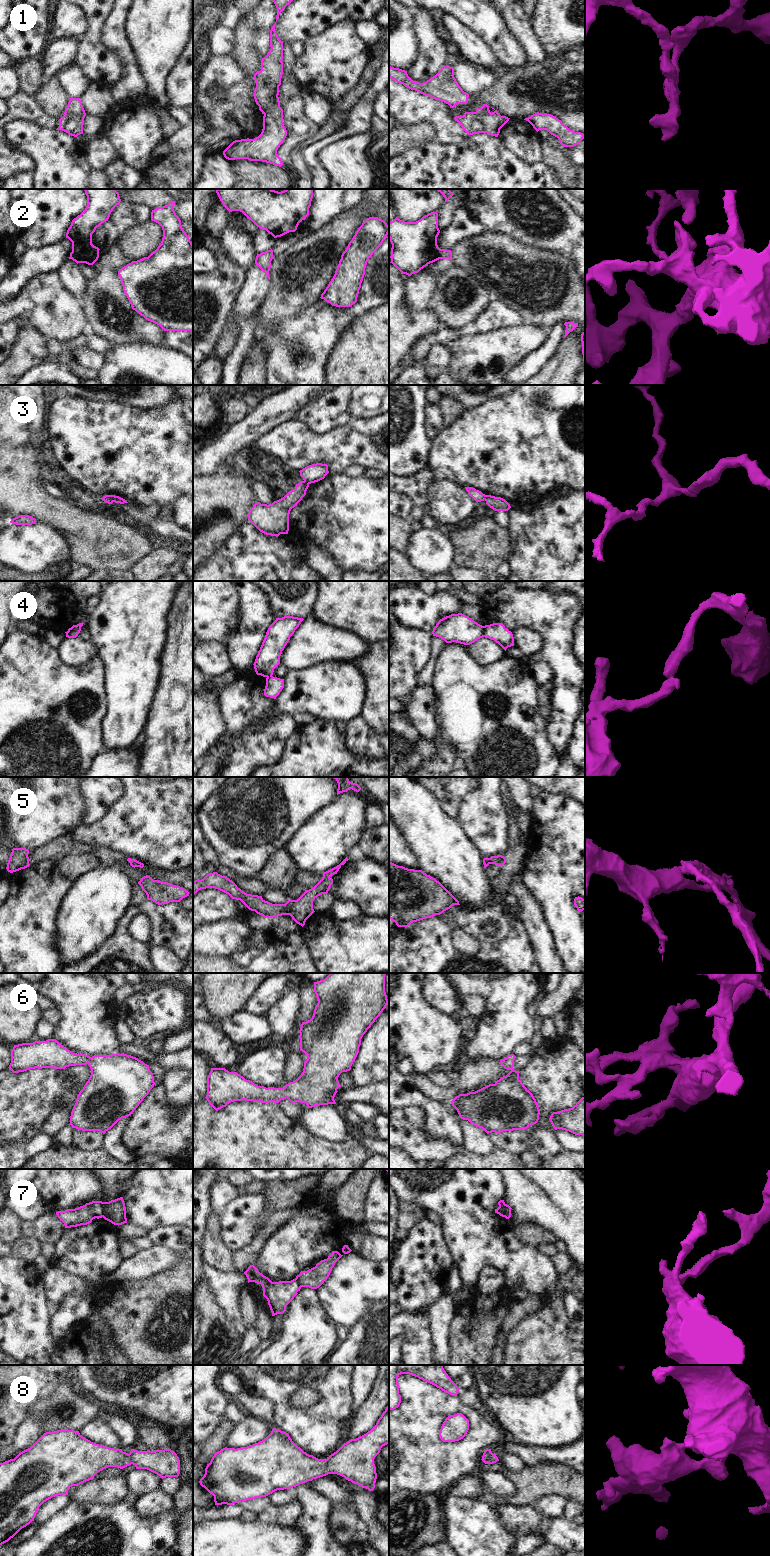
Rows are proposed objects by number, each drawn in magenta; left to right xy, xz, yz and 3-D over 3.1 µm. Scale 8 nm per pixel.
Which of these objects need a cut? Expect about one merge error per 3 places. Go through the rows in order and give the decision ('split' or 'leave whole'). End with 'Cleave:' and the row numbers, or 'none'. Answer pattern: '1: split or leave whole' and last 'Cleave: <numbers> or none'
1: split
2: split
3: split
4: split
5: leave whole
6: leave whole
7: split
8: leave whole
Cleave: 1, 2, 3, 4, 7

